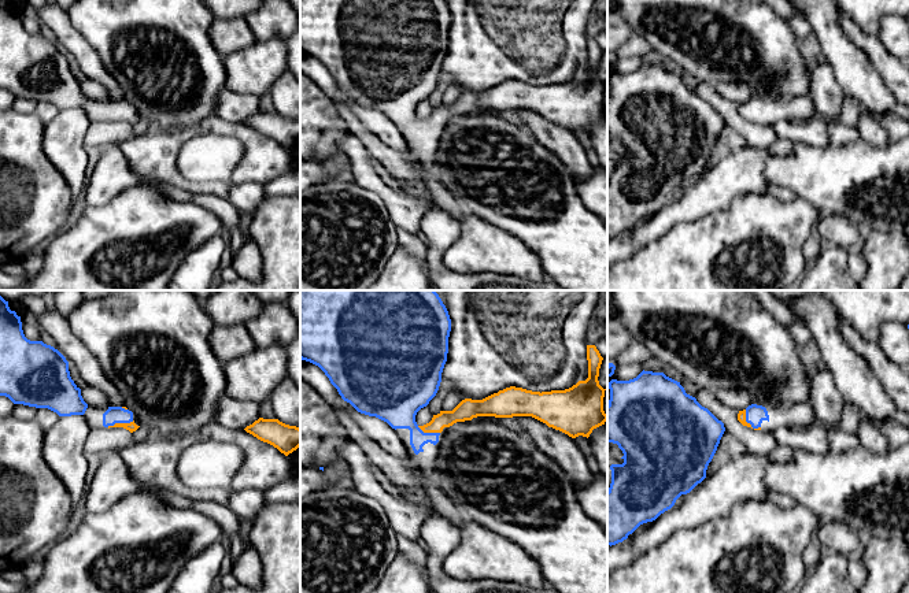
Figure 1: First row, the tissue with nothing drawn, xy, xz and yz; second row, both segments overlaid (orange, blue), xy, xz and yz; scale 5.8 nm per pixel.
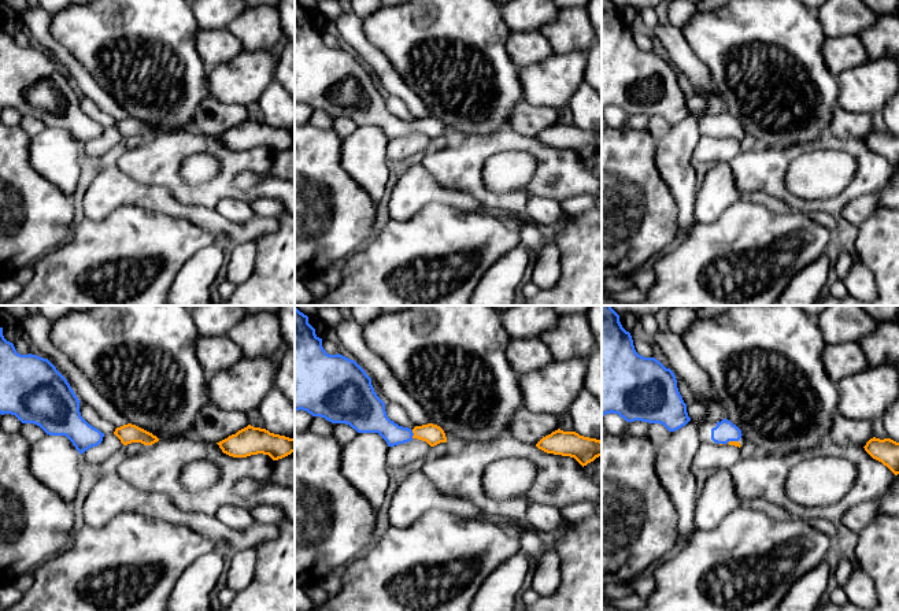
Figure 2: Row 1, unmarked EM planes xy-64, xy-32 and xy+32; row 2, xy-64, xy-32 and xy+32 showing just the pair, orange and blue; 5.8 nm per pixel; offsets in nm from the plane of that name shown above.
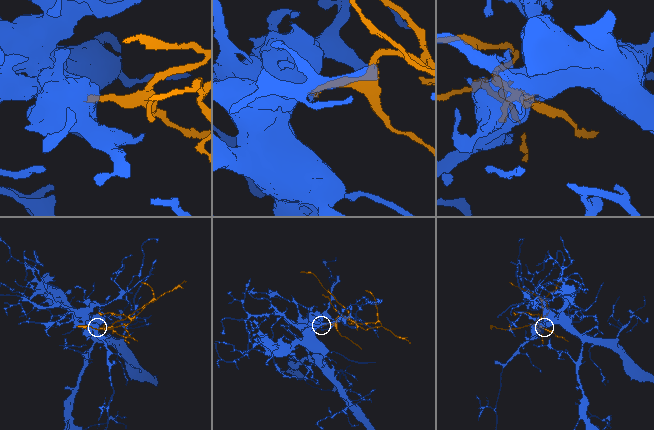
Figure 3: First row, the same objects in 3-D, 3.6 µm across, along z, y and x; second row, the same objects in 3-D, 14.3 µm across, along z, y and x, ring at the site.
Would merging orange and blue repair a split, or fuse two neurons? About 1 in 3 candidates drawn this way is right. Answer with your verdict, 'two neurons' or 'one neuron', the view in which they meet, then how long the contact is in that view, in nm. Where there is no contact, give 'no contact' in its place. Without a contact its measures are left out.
one neuron; meets orange in yz; contact 140 nm long

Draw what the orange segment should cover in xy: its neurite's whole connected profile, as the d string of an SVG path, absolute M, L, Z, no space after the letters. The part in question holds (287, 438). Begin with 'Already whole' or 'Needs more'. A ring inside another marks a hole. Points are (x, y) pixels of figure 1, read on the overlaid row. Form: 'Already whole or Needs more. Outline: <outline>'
Already whole. Outline: M259 418L244 430L258 440L273 445L285 456L300 446L300 429L285 425L278 419Z

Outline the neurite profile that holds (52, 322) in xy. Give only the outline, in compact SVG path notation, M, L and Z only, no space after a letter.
M48 308L37 318L41 331L48 334L66 360L78 368L84 382L99 389L107 399L108 407L123 407L119 390L107 379L93 353L71 331L66 316L58 310Z

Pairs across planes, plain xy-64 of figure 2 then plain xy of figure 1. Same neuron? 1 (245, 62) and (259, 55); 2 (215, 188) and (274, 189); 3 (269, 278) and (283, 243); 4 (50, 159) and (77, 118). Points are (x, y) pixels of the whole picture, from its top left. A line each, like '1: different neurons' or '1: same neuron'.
1: same neuron
2: different neurons
3: same neuron
4: same neuron

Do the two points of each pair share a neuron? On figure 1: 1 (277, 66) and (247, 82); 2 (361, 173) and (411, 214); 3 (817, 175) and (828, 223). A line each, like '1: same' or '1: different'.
1: same
2: same
3: different

